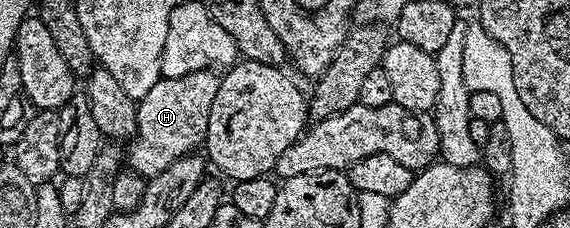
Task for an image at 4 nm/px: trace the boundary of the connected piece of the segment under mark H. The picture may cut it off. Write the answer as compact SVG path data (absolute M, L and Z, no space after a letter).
M201 70L179 78L163 77L152 84L148 96L137 103L138 131L129 143L129 169L149 180L174 161L195 153L205 143L208 116L212 116L212 100L216 100L219 81L217 73Z

